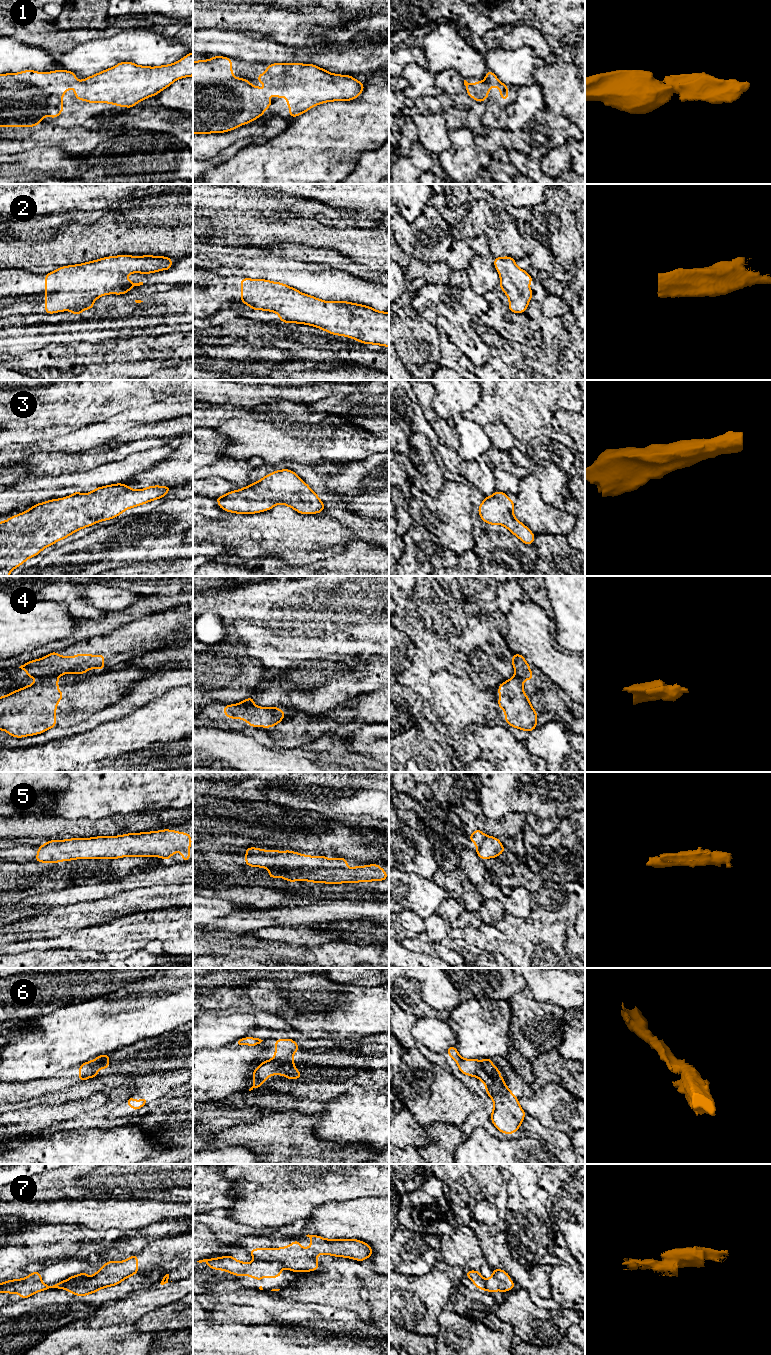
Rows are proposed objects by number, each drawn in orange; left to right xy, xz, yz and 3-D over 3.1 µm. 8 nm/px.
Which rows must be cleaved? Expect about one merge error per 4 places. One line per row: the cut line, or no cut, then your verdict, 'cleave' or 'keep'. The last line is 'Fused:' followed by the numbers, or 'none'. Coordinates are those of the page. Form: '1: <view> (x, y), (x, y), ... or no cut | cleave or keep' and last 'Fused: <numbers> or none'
1: no cut | keep
2: no cut | keep
3: no cut | keep
4: xy (57, 676), (44, 676), (39, 680) | cleave
5: no cut | keep
6: xy (108, 1054), (95, 1065), (86, 1077) | cleave
7: xz (256, 1258), (278, 1261), (283, 1267) | cleave
Fused: 4, 6, 7

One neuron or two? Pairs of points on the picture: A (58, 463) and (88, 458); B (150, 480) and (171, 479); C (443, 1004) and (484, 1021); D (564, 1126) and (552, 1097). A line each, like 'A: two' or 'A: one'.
A: one
B: one
C: two
D: one

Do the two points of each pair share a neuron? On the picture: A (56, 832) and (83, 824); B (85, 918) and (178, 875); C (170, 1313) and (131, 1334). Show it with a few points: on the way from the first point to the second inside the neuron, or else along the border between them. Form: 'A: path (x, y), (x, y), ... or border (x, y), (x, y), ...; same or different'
A: path (63, 828), (76, 828); same
B: border (120, 892), (97, 899); different
C: border (134, 1325), (139, 1332), (160, 1334); different

